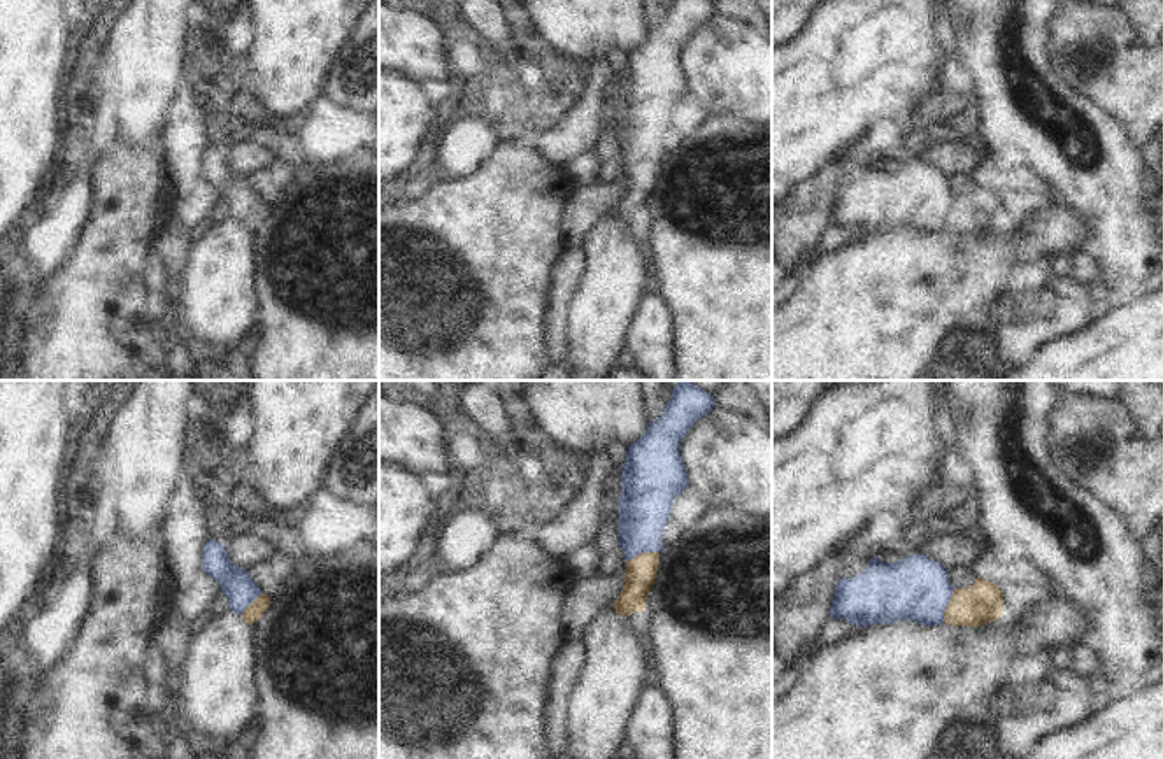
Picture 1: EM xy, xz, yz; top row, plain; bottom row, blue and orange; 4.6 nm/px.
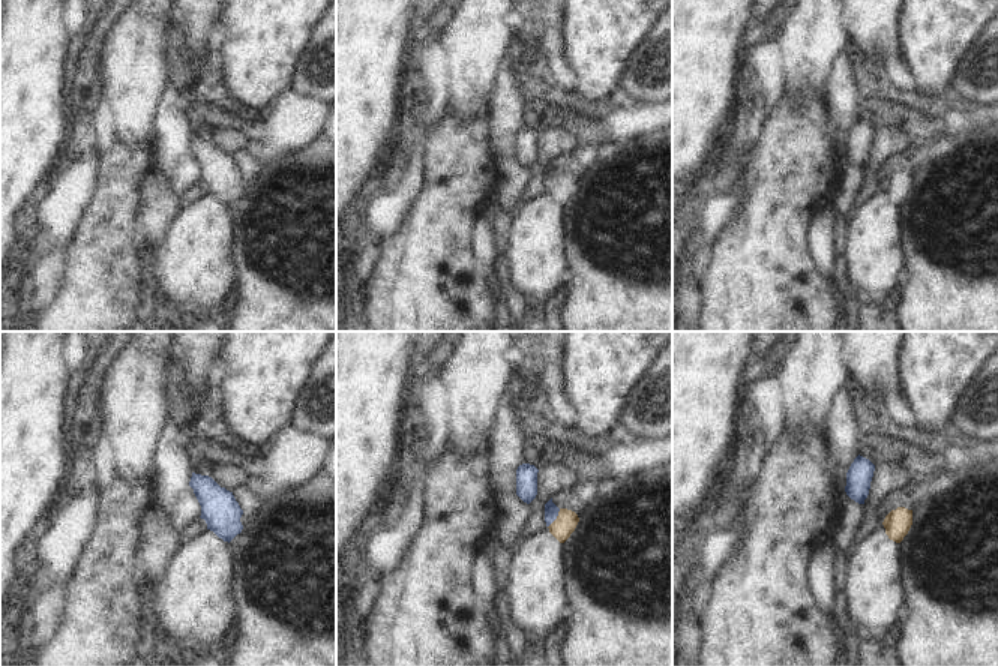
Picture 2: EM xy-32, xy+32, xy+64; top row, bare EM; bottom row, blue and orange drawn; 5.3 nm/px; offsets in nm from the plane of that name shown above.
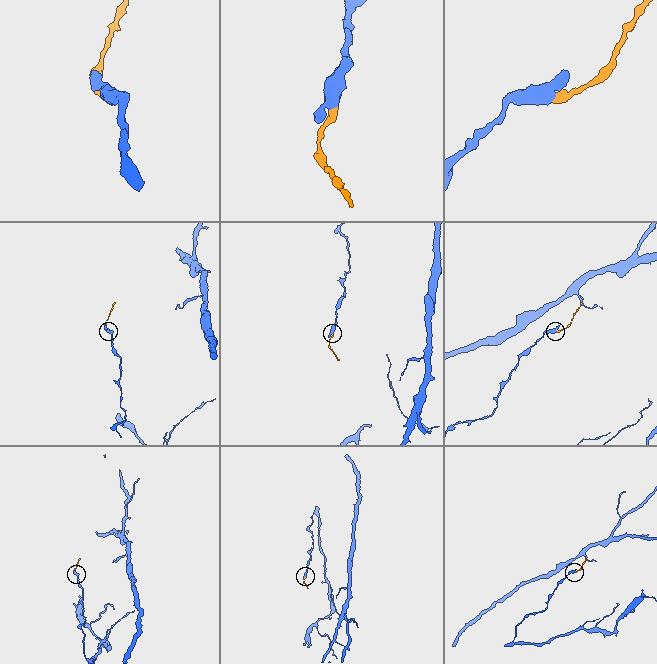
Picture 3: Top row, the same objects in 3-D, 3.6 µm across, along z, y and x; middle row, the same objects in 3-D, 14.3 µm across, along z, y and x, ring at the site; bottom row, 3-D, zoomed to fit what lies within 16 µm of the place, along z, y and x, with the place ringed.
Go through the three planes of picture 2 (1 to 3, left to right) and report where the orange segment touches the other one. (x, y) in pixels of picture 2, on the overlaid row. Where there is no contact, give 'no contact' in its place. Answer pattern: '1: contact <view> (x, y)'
1: no contact
2: contact xy+32 (556, 518)
3: no contact

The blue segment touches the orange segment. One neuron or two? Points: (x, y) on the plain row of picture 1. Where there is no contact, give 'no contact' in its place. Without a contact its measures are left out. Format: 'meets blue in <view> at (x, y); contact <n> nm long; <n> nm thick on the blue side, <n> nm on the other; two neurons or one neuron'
meets blue in xz at (642, 158); contact 160 nm long; 240 nm thick on the blue side, 140 nm on the other; one neuron

